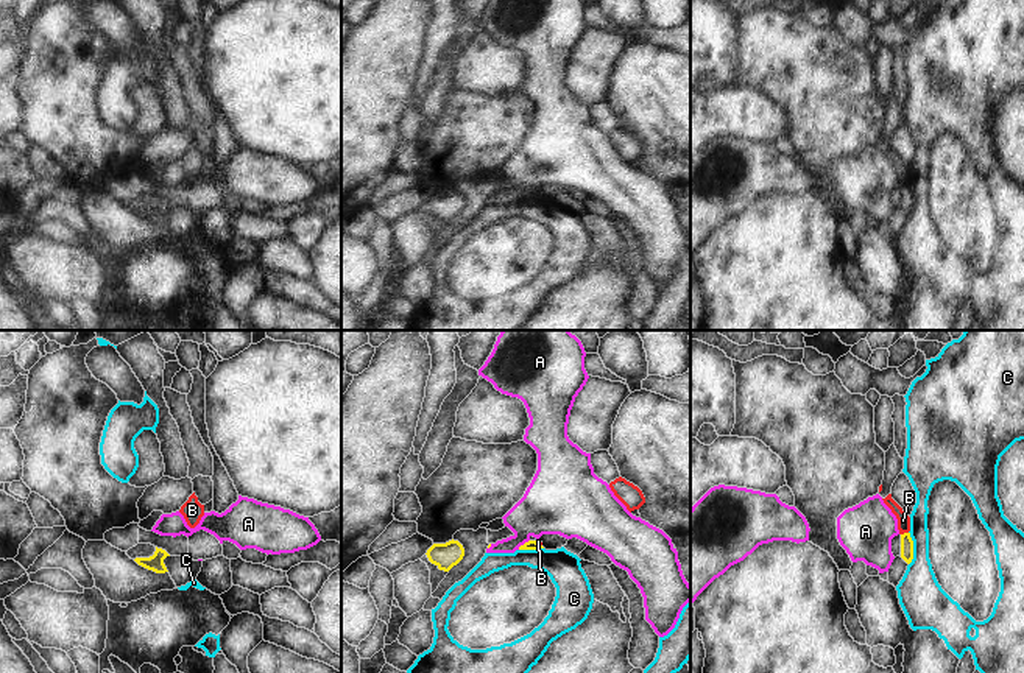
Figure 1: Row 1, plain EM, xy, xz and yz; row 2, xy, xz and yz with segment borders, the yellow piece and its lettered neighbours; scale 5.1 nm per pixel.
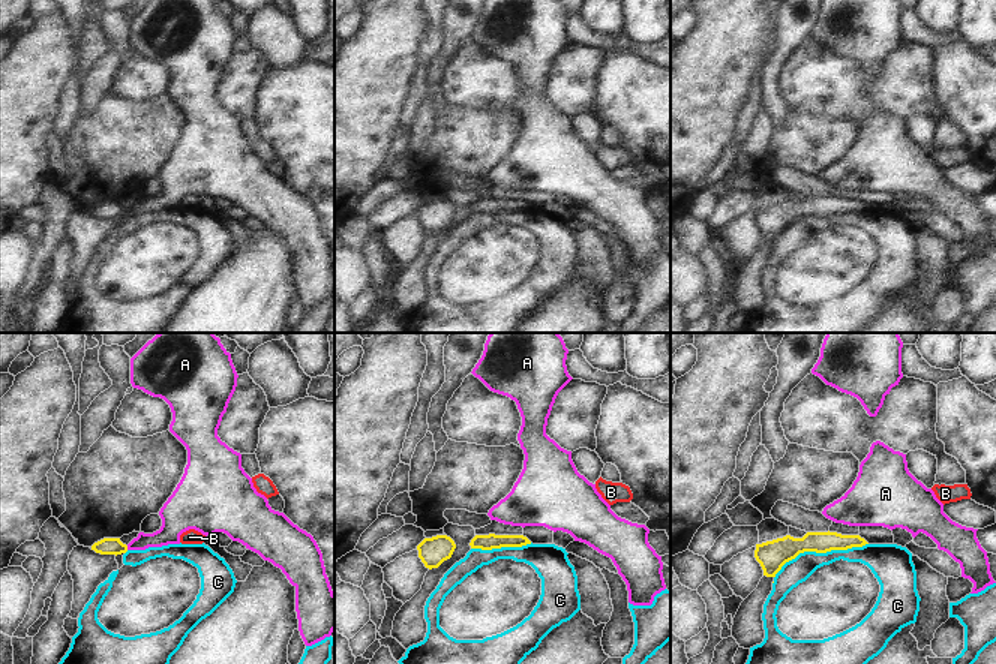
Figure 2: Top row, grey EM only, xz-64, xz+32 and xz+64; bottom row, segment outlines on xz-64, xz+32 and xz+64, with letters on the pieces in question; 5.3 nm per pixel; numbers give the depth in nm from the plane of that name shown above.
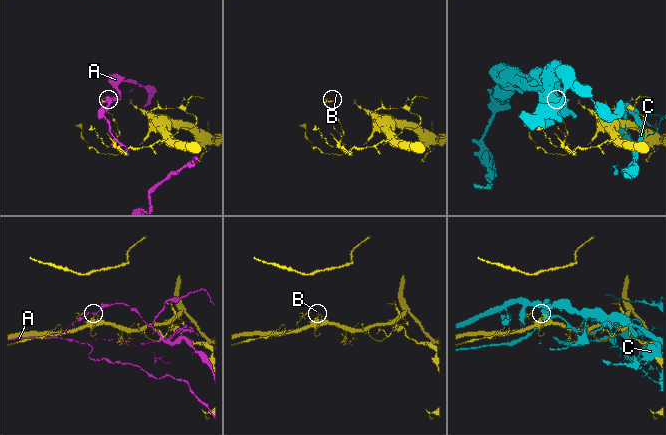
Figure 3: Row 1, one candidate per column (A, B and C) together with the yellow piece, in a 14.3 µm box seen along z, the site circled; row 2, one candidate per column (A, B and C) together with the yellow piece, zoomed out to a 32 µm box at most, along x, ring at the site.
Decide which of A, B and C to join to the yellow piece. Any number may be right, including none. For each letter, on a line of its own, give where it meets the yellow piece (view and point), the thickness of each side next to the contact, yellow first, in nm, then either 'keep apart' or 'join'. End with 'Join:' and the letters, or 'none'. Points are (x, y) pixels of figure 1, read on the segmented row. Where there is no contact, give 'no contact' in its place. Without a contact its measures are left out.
A: contact xz (524, 544); calibres 50 and 300 nm; keep apart
B: contact yz (904, 533); calibres 60 and 60 nm; keep apart
C: contact yz (912, 549); calibres 60 and 220 nm; keep apart
Join: none

